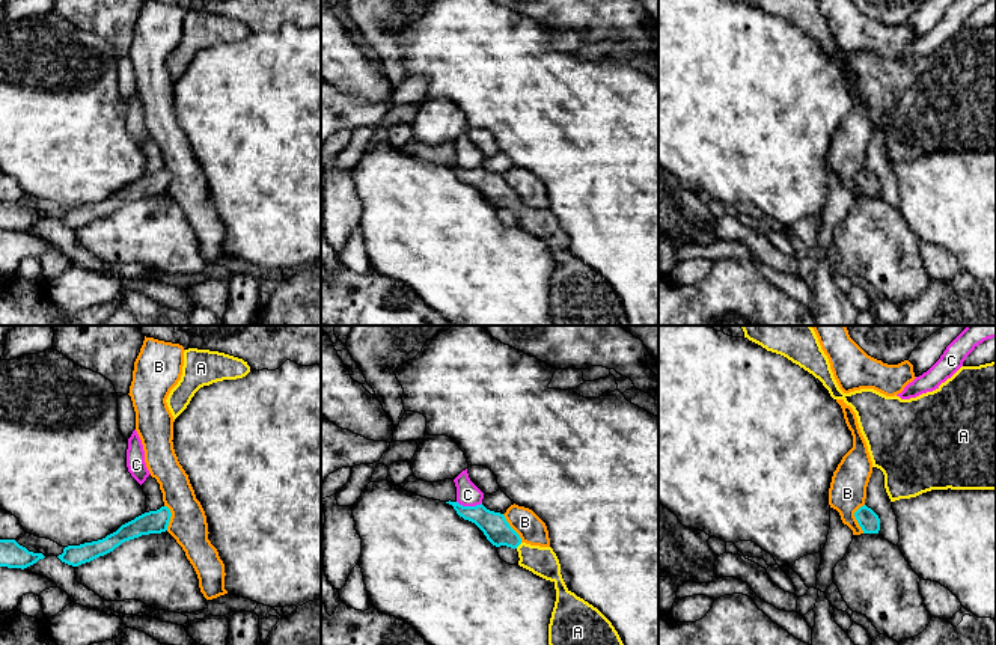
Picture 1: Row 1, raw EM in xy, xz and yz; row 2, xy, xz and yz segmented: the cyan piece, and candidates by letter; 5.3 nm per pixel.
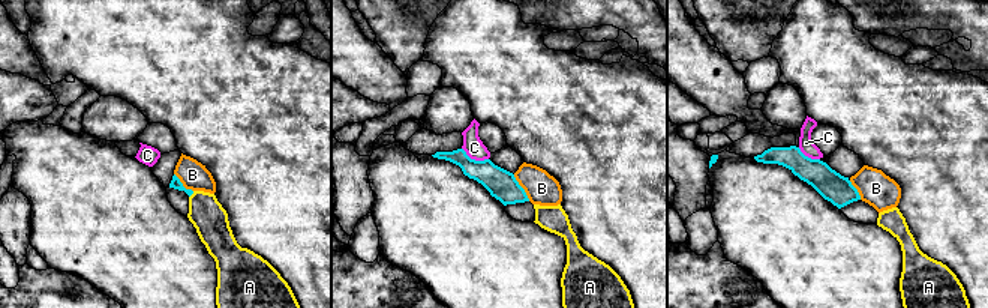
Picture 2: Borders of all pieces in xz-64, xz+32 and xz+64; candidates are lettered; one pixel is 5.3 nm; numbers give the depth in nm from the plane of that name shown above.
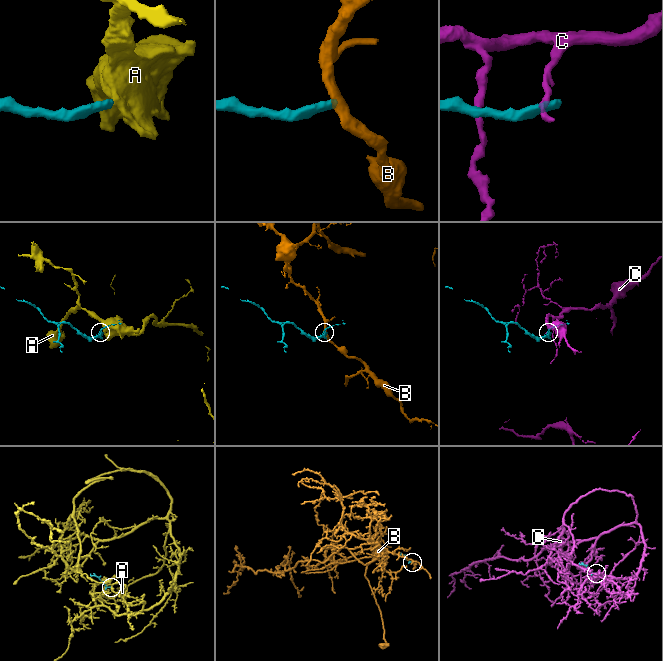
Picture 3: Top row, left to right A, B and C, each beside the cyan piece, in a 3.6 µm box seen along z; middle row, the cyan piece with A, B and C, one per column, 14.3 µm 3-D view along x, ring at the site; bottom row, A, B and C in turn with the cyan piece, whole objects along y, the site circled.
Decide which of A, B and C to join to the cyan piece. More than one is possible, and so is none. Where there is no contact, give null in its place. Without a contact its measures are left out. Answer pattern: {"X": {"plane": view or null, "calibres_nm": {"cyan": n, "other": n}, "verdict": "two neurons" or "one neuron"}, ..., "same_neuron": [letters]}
{"A": {"plane": "xz", "calibres_nm": {"cyan": 140, "other": 160}, "verdict": "one neuron"}, "B": {"plane": "yz", "calibres_nm": {"cyan": 110, "other": 200}, "verdict": "two neurons"}, "C": {"plane": "xz", "calibres_nm": {"cyan": 140, "other": 130}, "verdict": "two neurons"}, "same_neuron": ["A"]}

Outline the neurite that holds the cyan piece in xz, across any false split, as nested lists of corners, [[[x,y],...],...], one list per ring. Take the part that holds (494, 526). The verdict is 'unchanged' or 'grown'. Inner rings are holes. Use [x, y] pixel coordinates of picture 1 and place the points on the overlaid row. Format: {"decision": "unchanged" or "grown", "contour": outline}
{"decision": "grown", "contour": [[[446,503],[452,505],[460,517],[475,523],[493,546],[515,549],[520,567],[555,583],[556,601],[548,624],[548,645],[624,645],[612,622],[567,588],[551,547],[523,543],[503,514],[490,511],[482,503]]]}

